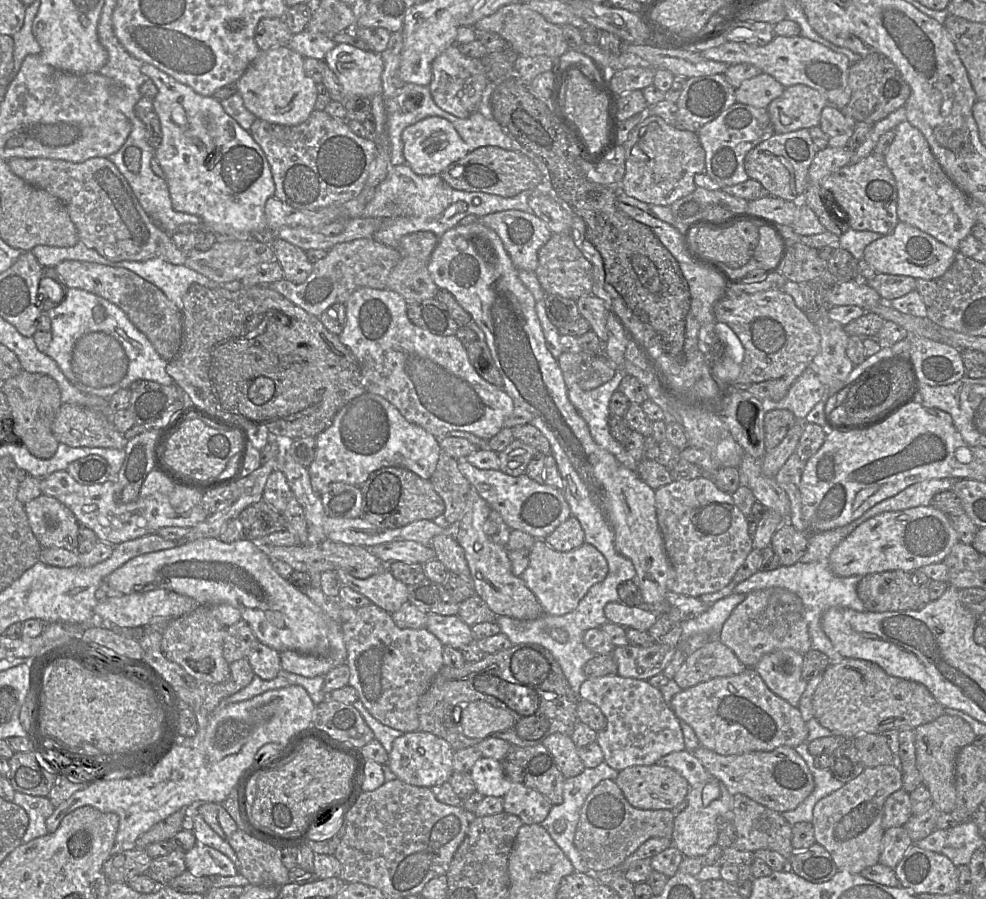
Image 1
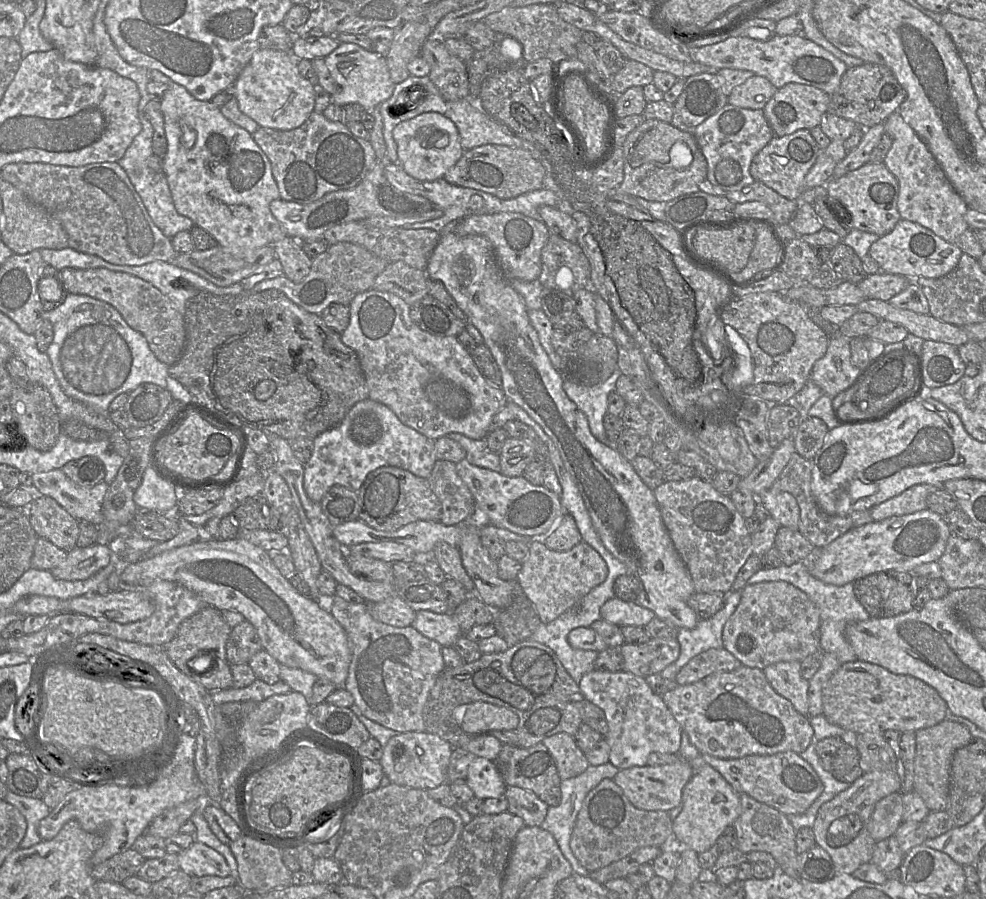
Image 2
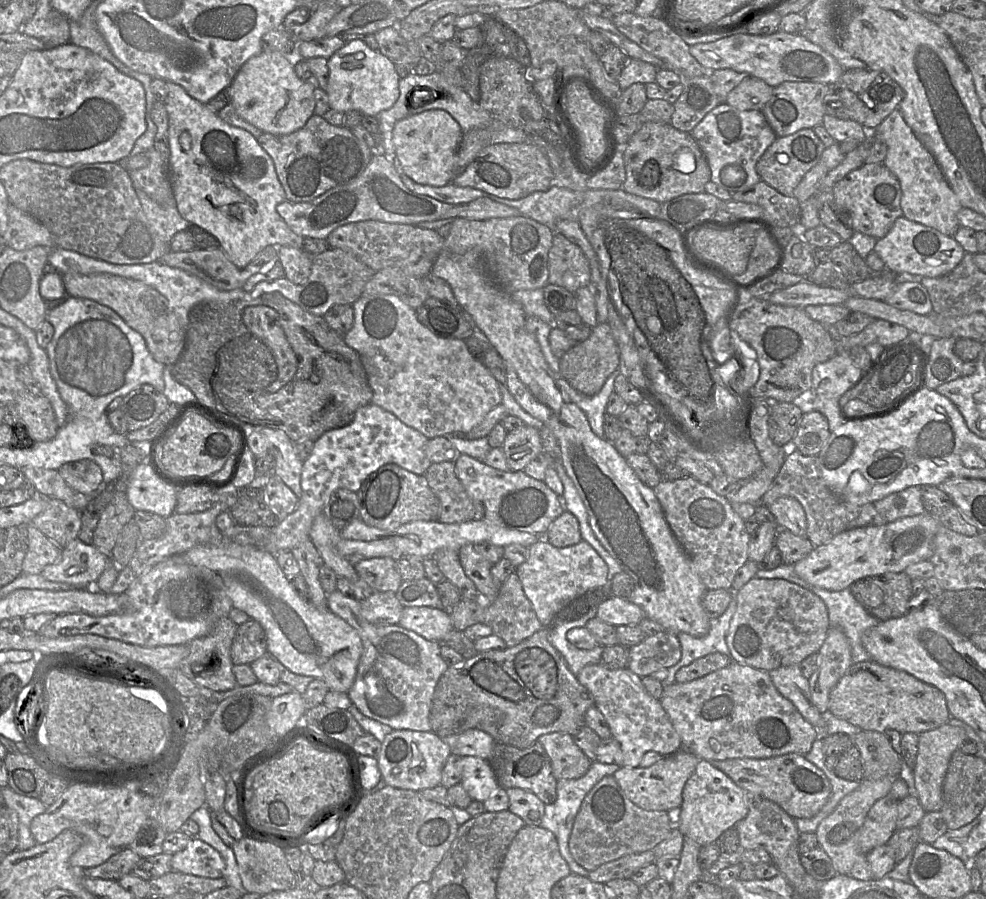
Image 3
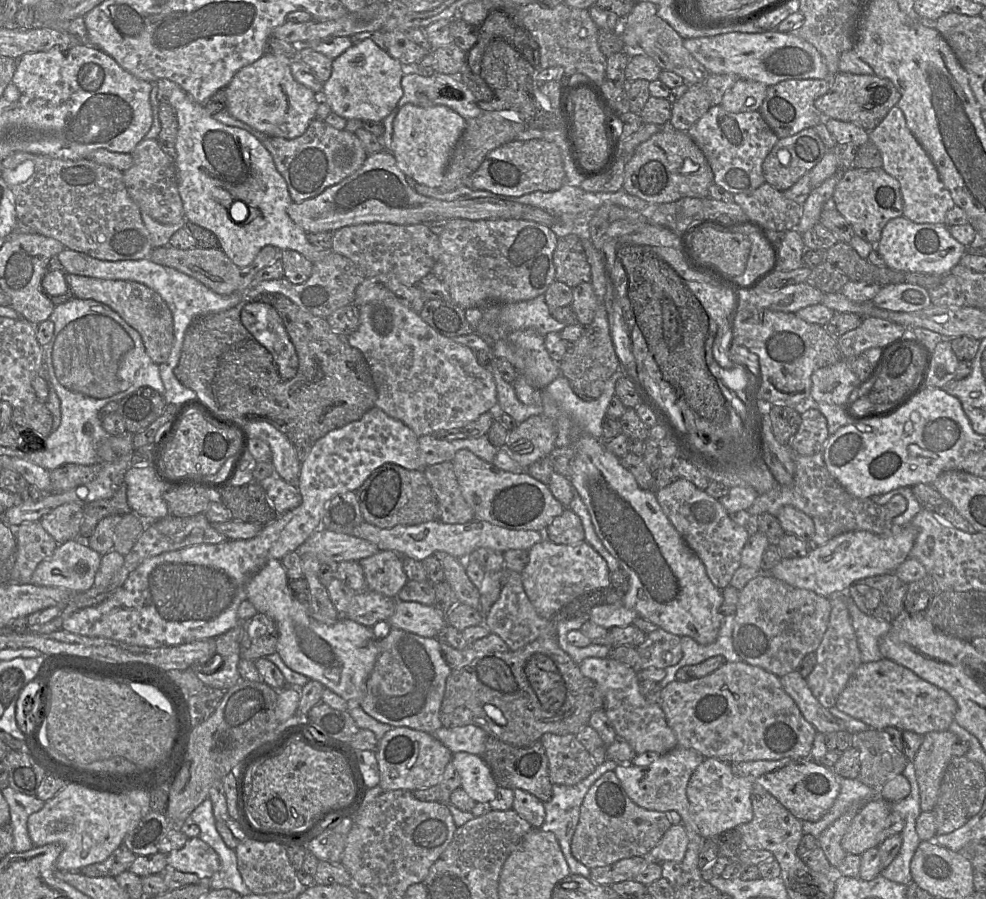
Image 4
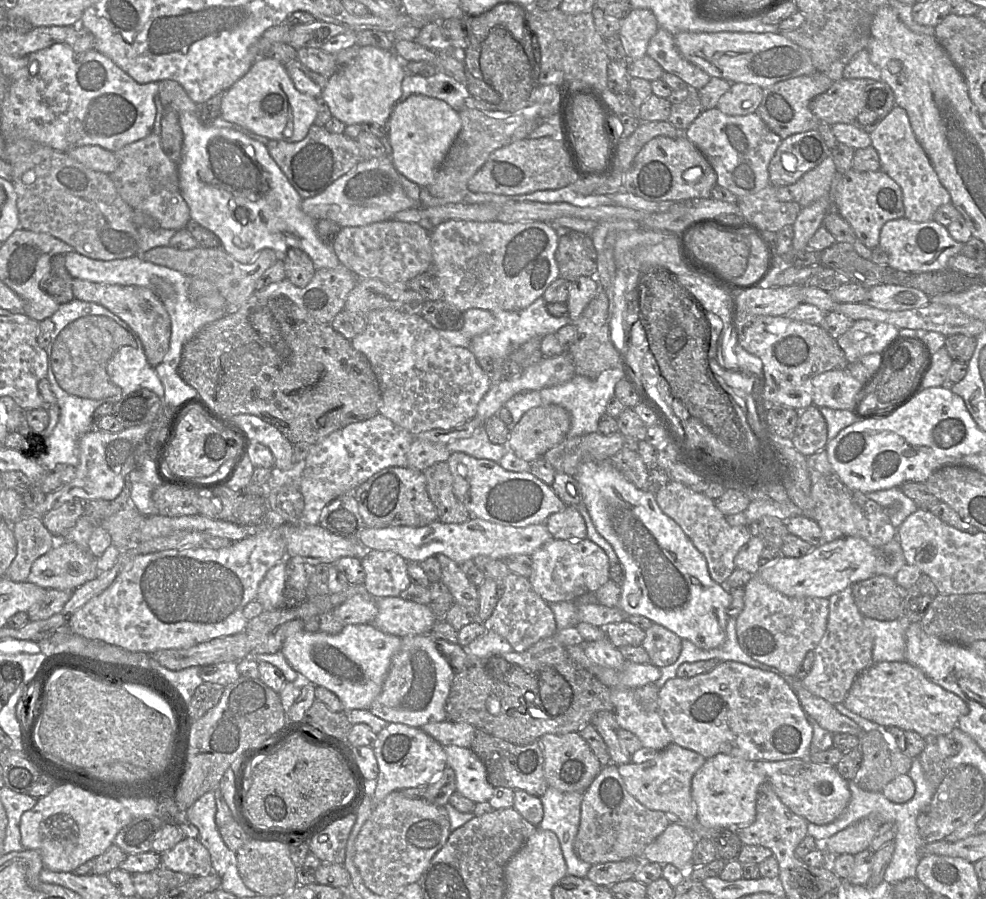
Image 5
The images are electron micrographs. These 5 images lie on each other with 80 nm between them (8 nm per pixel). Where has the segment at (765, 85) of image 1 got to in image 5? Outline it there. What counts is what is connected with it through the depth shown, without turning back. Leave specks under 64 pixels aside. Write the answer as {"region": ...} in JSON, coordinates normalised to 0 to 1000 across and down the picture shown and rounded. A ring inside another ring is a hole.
{"region":[[[742,92],[729,110],[727,120],[736,128],[752,129],[766,126],[774,107],[767,93]]]}

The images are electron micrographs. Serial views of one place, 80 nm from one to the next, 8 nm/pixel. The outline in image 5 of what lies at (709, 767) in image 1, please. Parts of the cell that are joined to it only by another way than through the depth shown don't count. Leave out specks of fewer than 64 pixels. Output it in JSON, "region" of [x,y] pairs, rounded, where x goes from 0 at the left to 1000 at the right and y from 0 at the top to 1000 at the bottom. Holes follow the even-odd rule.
{"region":[[[820,843],[767,846],[766,851],[774,858],[776,870],[783,873],[794,894],[822,915],[836,918],[845,914],[853,908],[862,891],[860,868],[845,852],[830,850]]]}

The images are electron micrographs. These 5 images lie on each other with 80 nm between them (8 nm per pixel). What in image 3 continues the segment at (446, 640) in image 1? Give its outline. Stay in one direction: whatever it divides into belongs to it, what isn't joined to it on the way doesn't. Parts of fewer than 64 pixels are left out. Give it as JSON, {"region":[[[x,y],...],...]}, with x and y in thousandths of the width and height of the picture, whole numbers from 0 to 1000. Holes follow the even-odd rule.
{"region":[[[433,674],[410,675],[404,695],[446,716],[451,706],[460,700],[455,680]]]}

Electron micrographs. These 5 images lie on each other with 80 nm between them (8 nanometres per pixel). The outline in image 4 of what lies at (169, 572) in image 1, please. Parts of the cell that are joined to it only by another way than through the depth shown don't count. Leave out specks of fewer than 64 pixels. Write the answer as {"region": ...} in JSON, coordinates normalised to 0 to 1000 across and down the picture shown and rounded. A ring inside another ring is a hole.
{"region":[[[276,622],[258,638],[249,648],[249,667],[254,669],[262,682],[276,687],[282,701],[280,726],[297,746],[315,756],[322,756],[331,765],[356,783],[364,783],[370,772],[370,761],[377,747],[384,727],[384,712],[377,697],[372,697],[351,686],[345,686],[339,694],[330,694],[314,685],[311,672],[299,666],[293,655],[293,643],[285,623]]]}

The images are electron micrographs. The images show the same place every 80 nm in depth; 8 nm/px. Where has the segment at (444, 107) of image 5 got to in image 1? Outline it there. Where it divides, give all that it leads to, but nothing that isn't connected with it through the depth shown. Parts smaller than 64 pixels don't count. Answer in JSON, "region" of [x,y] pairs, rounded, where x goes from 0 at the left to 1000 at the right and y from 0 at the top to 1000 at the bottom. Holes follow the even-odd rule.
{"region":[[[442,129],[430,131],[412,141],[407,155],[411,181],[424,195],[445,195],[453,185],[476,169],[459,139],[454,133]]]}

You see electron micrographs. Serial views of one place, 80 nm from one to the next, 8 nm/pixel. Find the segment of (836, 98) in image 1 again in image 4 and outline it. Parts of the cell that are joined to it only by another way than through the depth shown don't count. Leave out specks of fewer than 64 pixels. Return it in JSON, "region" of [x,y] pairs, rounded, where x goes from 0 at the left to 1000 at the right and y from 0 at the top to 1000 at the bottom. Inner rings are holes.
{"region":[[[779,33],[771,37],[741,36],[721,41],[694,43],[694,52],[720,82],[746,82],[751,88],[775,92],[778,97],[801,88],[840,88],[841,78],[832,58],[820,47],[801,38]]]}

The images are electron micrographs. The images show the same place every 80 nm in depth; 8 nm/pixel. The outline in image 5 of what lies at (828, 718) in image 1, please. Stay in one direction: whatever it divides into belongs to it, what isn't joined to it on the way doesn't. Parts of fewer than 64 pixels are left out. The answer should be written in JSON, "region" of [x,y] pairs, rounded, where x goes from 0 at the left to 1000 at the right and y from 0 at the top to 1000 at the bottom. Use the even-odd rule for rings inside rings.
{"region":[[[920,735],[885,737],[867,754],[855,783],[896,810],[928,813],[936,821],[962,818],[972,801],[983,791],[976,776],[943,756],[935,745]]]}

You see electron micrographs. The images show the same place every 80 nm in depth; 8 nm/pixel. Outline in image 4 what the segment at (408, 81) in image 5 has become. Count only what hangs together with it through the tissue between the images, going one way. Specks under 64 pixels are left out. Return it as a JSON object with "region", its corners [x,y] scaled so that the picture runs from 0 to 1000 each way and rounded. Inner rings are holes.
{"region":[[[412,78],[407,89],[409,106],[396,127],[387,135],[388,149],[386,160],[388,167],[396,168],[398,164],[399,135],[407,119],[411,116],[419,116],[425,119],[452,118],[466,127],[472,135],[485,130],[490,123],[485,119],[484,111],[467,89],[465,85],[457,85],[442,80],[436,86],[429,86],[419,79]]]}

